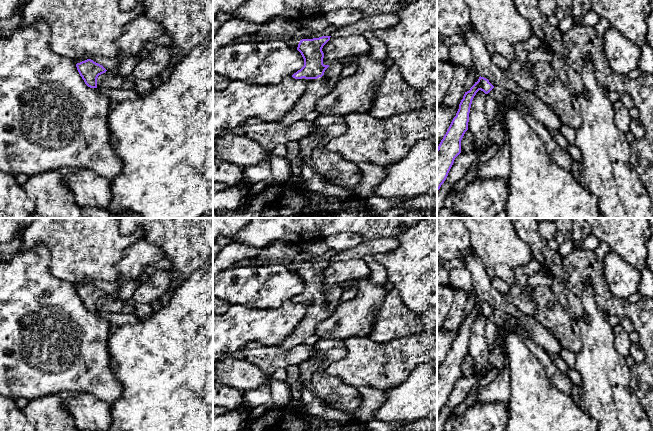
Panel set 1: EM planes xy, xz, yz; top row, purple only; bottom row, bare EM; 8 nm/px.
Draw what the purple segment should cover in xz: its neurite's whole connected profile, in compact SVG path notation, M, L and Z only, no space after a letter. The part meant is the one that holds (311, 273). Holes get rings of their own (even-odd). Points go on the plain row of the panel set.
M322 260L313 263L300 264L297 274L304 283L304 290L292 299L295 303L308 303L307 313L293 333L279 346L291 349L315 334L317 325L333 315L335 309L340 305L340 298L344 289L336 287L324 289L323 270L330 264L331 260Z

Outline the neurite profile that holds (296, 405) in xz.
M302 398L291 399L290 402L285 407L297 413L306 413L306 407L302 401Z

